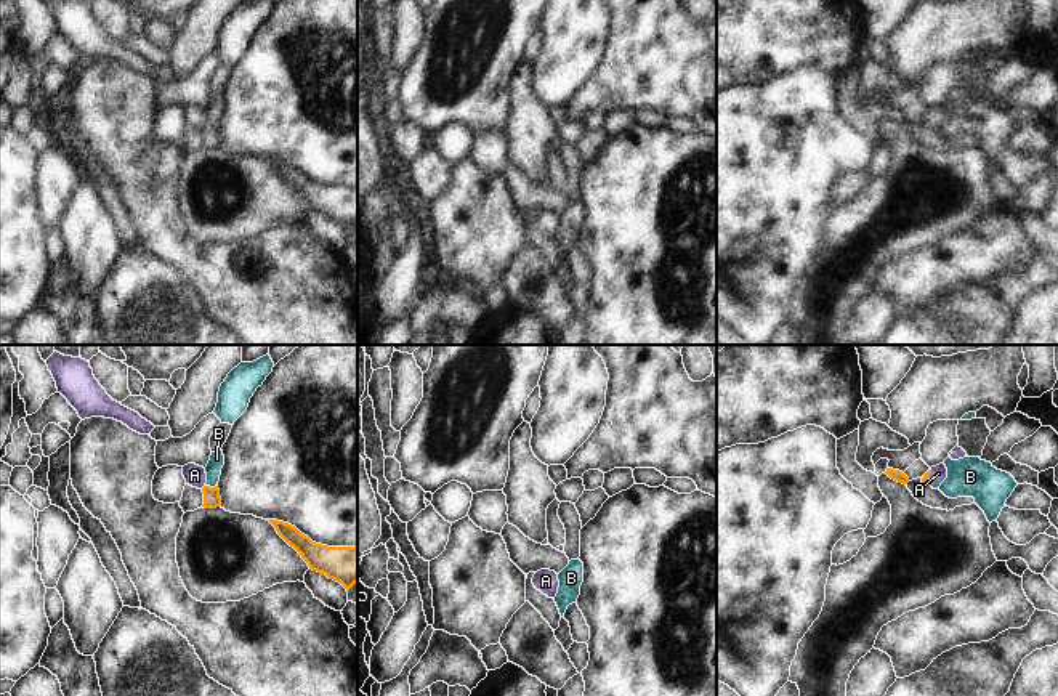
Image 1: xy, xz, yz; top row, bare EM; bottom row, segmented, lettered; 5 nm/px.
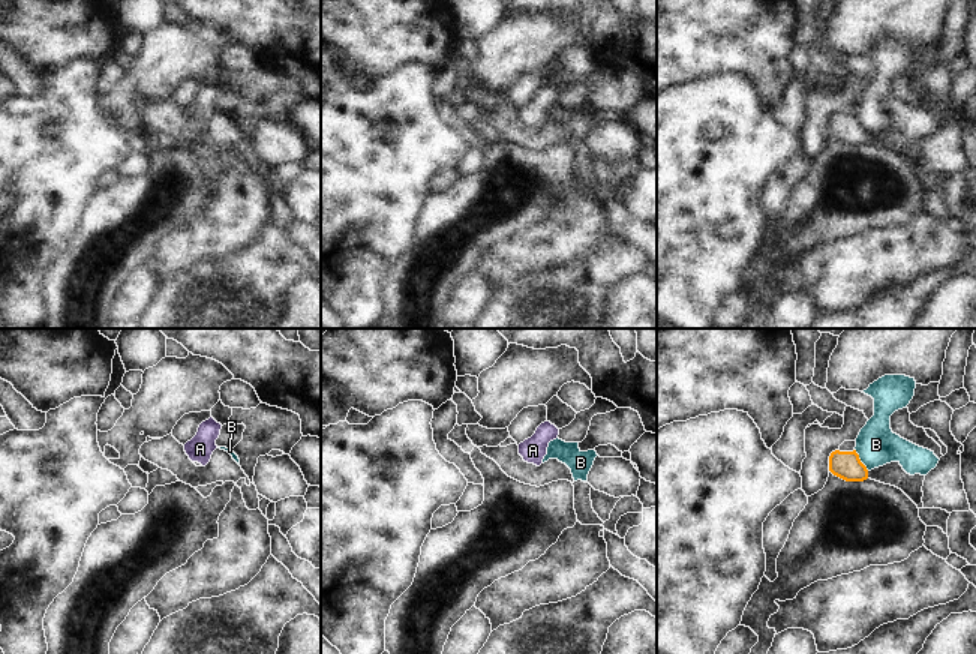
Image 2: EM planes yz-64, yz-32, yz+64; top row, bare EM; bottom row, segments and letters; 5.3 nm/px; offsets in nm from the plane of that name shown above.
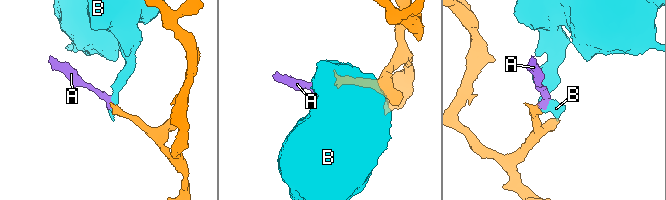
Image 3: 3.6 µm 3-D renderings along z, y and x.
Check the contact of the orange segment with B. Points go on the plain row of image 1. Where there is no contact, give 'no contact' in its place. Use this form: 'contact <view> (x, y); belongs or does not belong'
contact xy (212, 129); does not belong

